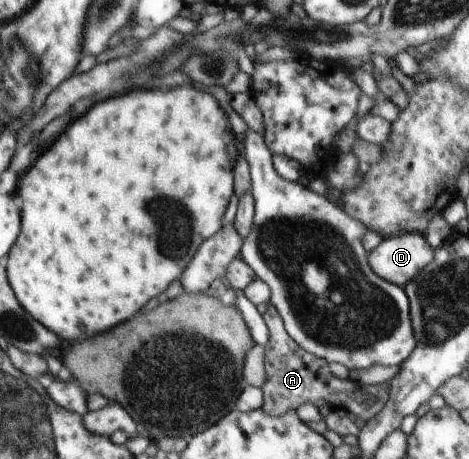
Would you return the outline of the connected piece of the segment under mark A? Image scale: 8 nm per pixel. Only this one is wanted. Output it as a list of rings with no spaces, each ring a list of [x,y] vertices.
[[[269,306],[263,318],[269,329],[269,339],[263,342],[265,346],[263,360],[267,373],[266,383],[261,387],[263,391],[261,409],[264,413],[280,417],[290,410],[296,411],[302,404],[311,403],[317,408],[328,405],[332,411],[341,409],[344,412],[352,412],[367,421],[386,405],[389,396],[388,382],[371,386],[362,384],[354,395],[356,401],[352,401],[353,380],[334,377],[327,361],[301,348],[288,332],[284,331],[283,319],[274,306]]]

